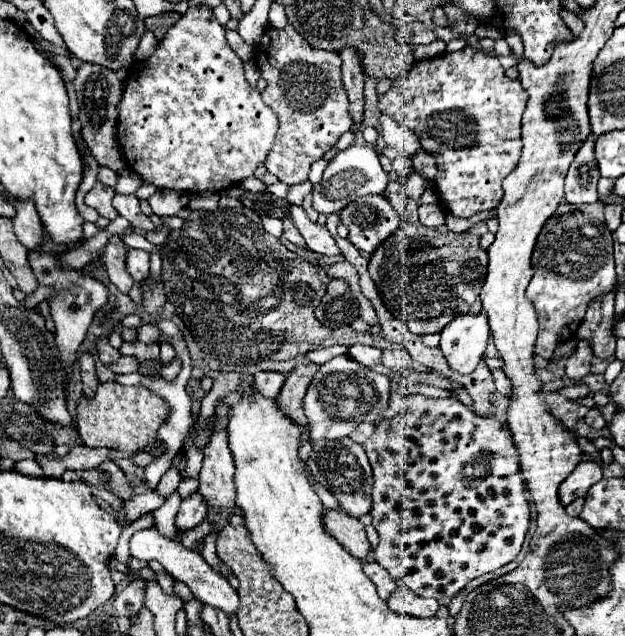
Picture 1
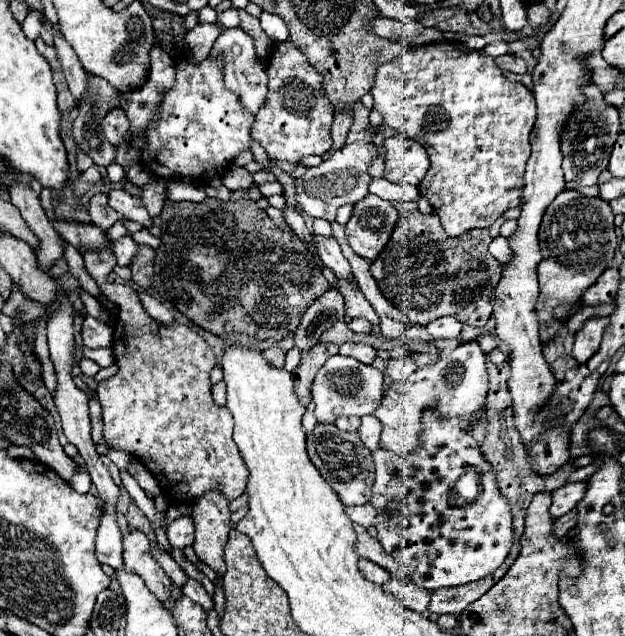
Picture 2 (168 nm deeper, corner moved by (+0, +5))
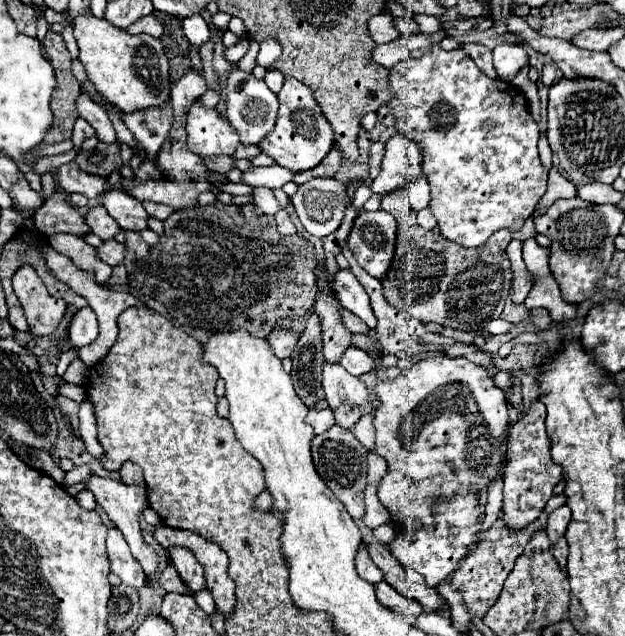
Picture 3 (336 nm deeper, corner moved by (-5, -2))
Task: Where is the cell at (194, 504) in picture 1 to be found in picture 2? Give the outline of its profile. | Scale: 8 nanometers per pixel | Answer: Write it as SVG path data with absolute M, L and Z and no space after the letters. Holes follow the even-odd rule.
M180 516L168 526L168 540L174 548L184 548L194 542L194 518Z

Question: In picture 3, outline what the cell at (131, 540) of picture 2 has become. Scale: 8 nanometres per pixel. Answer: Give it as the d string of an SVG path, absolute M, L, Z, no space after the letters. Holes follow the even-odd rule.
M75 465L69 473L65 473L65 483L67 483L67 485L83 483L85 489L89 489L89 491L95 495L95 501L105 509L105 513L109 515L109 519L113 521L113 525L123 533L125 541L127 541L129 547L131 547L133 557L141 563L143 571L145 571L147 575L153 575L155 569L157 569L157 553L153 551L151 545L145 543L145 539L143 539L143 535L141 535L141 527L139 527L139 515L141 515L141 511L147 507L145 487L143 487L143 485L129 487L129 485L123 485L121 481L113 481L113 479L109 479L109 477L99 477L99 475L95 475L87 465Z

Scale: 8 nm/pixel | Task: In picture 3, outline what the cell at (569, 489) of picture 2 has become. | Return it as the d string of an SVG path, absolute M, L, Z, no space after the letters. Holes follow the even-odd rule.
M567 505L555 509L551 515L549 515L549 523L547 523L547 537L551 541L551 547L557 543L559 537L565 535L567 531L567 525L571 521L571 509Z

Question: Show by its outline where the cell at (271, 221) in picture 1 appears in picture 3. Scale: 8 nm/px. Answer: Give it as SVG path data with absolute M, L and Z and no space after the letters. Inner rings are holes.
M253 187L253 203L263 213L269 213L269 215L275 215L281 209L275 195L273 195L273 191L267 189L267 187Z

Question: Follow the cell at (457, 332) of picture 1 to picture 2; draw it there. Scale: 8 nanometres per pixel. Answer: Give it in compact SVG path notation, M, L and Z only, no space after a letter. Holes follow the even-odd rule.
M462 342L452 354L450 362L436 362L422 368L420 374L412 374L402 384L392 384L384 394L382 406L374 410L374 416L382 422L380 446L396 454L406 456L418 446L420 416L424 408L438 408L444 416L462 416L466 424L472 424L474 414L484 410L484 396L488 392L486 356L478 342Z

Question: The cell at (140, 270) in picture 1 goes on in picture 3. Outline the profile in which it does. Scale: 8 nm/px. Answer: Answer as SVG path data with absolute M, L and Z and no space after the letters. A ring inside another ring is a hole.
M107 239L99 247L95 247L95 251L99 251L99 259L103 259L103 263L113 267L113 265L119 265L123 261L125 247L121 243L117 243L115 239Z

